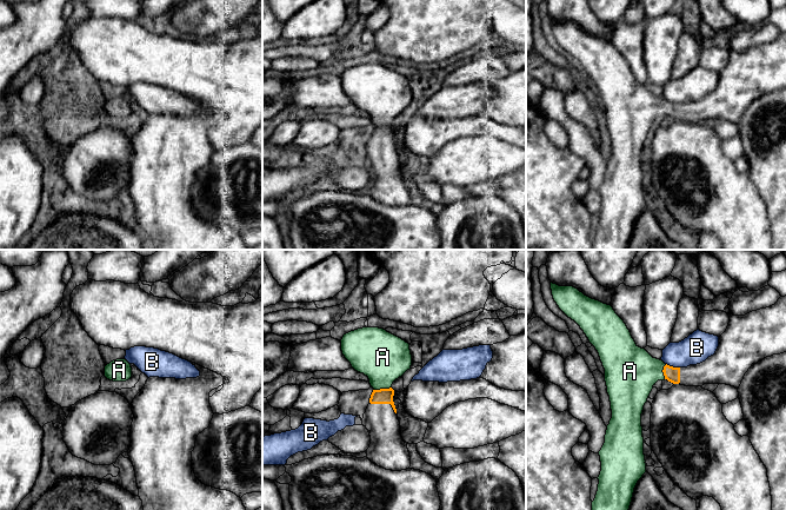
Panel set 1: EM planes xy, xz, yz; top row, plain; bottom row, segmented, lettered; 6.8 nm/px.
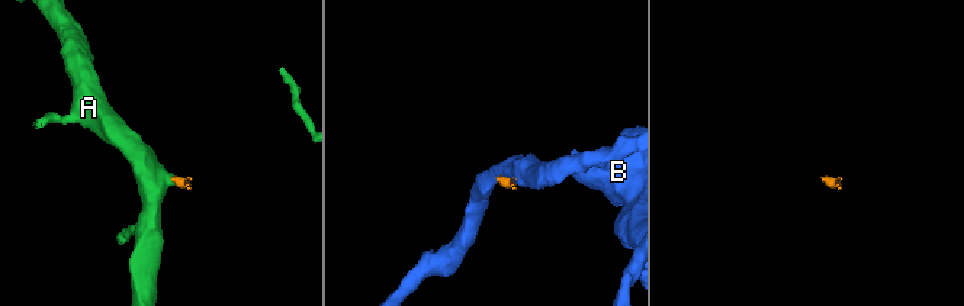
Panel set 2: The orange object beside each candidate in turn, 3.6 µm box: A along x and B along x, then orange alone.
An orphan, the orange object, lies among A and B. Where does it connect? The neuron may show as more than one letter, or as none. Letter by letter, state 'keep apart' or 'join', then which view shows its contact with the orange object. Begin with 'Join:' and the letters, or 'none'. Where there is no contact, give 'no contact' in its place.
Join: A
A: join; contact in xz
B: keep apart; contact in yz

